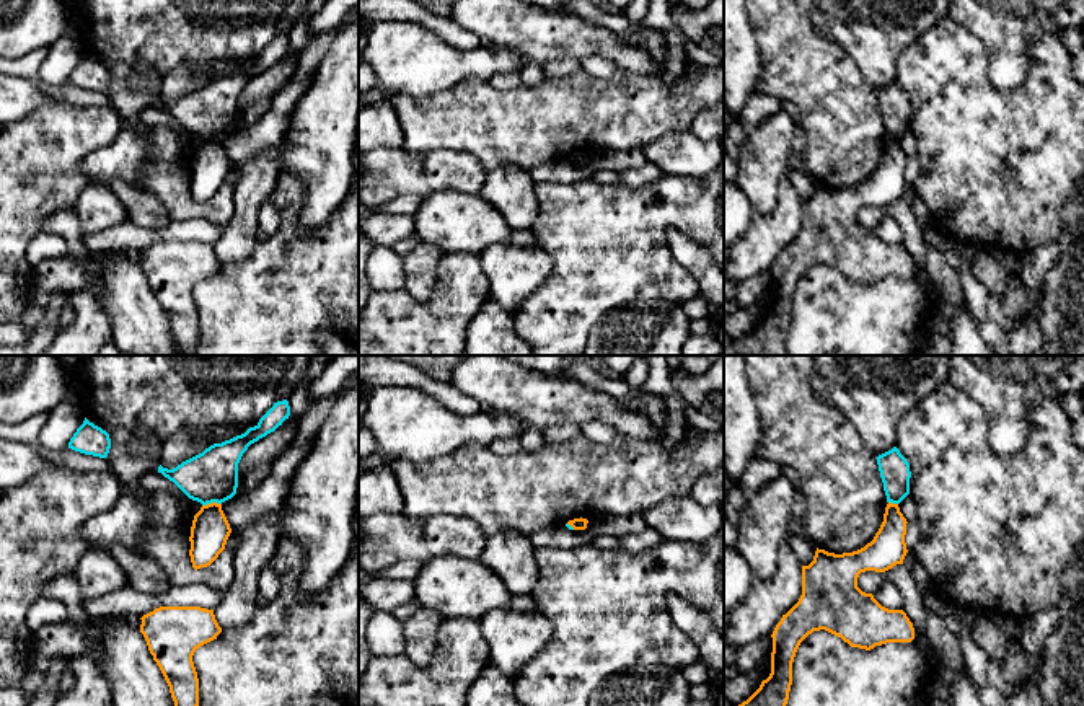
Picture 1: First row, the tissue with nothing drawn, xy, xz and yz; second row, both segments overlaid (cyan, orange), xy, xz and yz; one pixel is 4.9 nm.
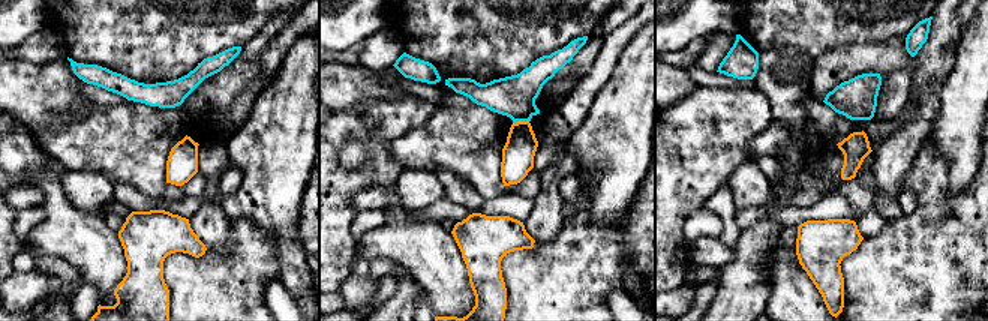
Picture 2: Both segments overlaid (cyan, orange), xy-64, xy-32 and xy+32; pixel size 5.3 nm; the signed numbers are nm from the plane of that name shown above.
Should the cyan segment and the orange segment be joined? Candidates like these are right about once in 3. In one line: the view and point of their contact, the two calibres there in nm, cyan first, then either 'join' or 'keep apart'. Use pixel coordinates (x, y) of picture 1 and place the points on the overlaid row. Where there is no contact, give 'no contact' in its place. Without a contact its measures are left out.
xy (211, 503) | 260/190 nm | keep apart

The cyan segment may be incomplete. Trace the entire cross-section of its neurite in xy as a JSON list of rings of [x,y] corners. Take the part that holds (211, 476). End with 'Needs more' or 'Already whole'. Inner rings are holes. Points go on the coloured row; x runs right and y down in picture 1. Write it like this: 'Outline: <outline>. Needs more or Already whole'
Outline: [[[277,401],[254,427],[222,443],[214,443],[202,453],[183,461],[173,470],[158,466],[158,473],[173,481],[189,499],[202,505],[222,504],[236,494],[238,463],[248,447],[274,432],[290,416],[289,401]]]. Already whole

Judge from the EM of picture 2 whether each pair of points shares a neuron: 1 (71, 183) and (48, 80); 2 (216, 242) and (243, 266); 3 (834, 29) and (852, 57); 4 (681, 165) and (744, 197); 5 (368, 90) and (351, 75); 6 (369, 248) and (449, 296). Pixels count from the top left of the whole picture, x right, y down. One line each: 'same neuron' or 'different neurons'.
1: different neurons
2: different neurons
3: different neurons
4: different neurons
5: same neuron
6: same neuron

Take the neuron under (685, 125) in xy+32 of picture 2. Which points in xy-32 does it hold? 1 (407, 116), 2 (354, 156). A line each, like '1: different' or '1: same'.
1: same
2: different

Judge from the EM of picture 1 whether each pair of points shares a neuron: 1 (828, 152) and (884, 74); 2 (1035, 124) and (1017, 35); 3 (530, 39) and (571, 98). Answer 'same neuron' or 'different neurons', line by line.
1: different neurons
2: different neurons
3: different neurons

